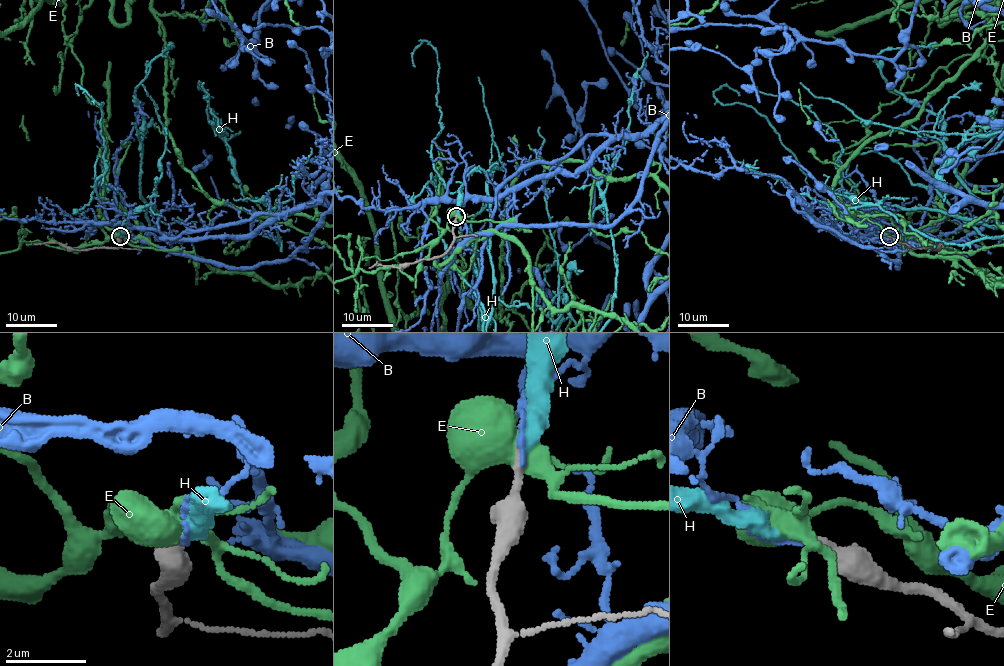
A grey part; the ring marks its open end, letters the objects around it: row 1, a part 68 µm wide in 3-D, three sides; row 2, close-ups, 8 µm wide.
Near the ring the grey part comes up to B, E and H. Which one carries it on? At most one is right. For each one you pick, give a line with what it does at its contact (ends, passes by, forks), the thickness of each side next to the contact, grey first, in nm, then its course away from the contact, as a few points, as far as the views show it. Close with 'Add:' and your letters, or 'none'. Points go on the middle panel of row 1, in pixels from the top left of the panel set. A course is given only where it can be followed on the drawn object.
H: it ends there; 220 nm thick on the grey side, 280 nm on the other
Add: H

